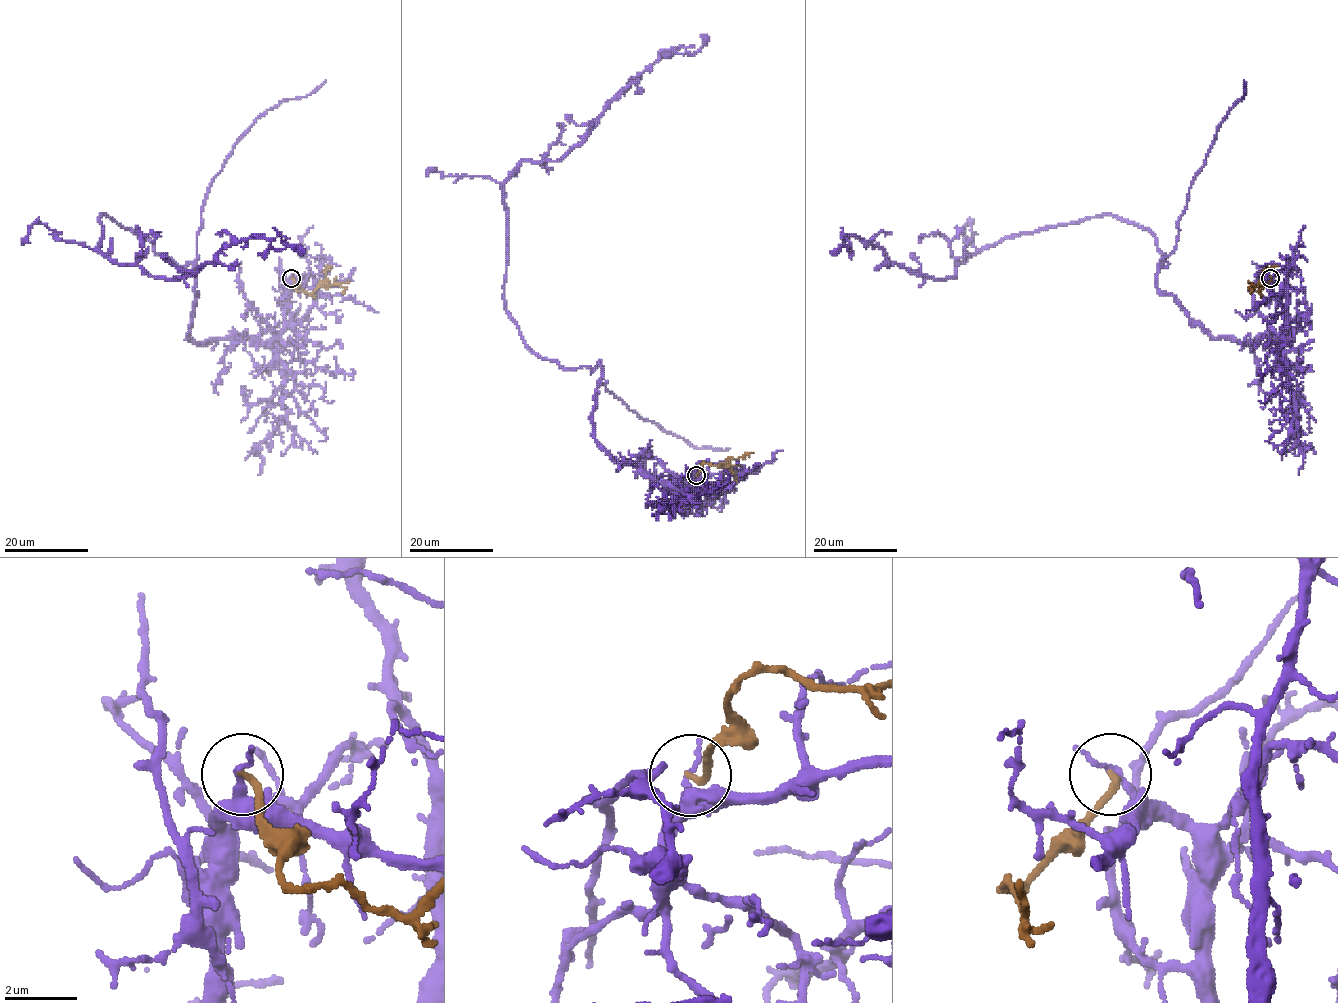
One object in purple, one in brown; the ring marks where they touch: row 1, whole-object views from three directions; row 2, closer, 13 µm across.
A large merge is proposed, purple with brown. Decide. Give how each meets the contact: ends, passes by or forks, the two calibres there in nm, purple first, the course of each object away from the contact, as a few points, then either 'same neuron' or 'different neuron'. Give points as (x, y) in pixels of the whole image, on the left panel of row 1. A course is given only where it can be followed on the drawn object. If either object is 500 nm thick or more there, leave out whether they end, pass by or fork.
purple ends there; brown ends there; 200 nm thick on the purple side, 180 nm on the other; purple runs (291, 277), (270, 340), (196, 342), (196, 268), (100, 217), (98, 249), (173, 279), (257, 236), (302, 252); brown runs (291, 278), (295, 288), (311, 294), (322, 283), (325, 271), (332, 266); different neuron

